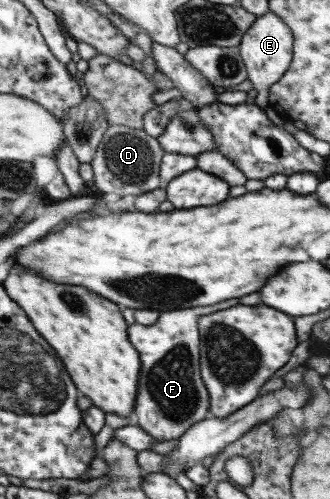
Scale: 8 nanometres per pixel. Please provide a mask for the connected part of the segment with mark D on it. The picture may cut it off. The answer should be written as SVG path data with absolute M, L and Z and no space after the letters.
M124 125L108 126L89 162L92 181L102 194L115 193L122 197L151 191L162 185L158 169L163 154L156 138L147 135L142 129L131 129Z

